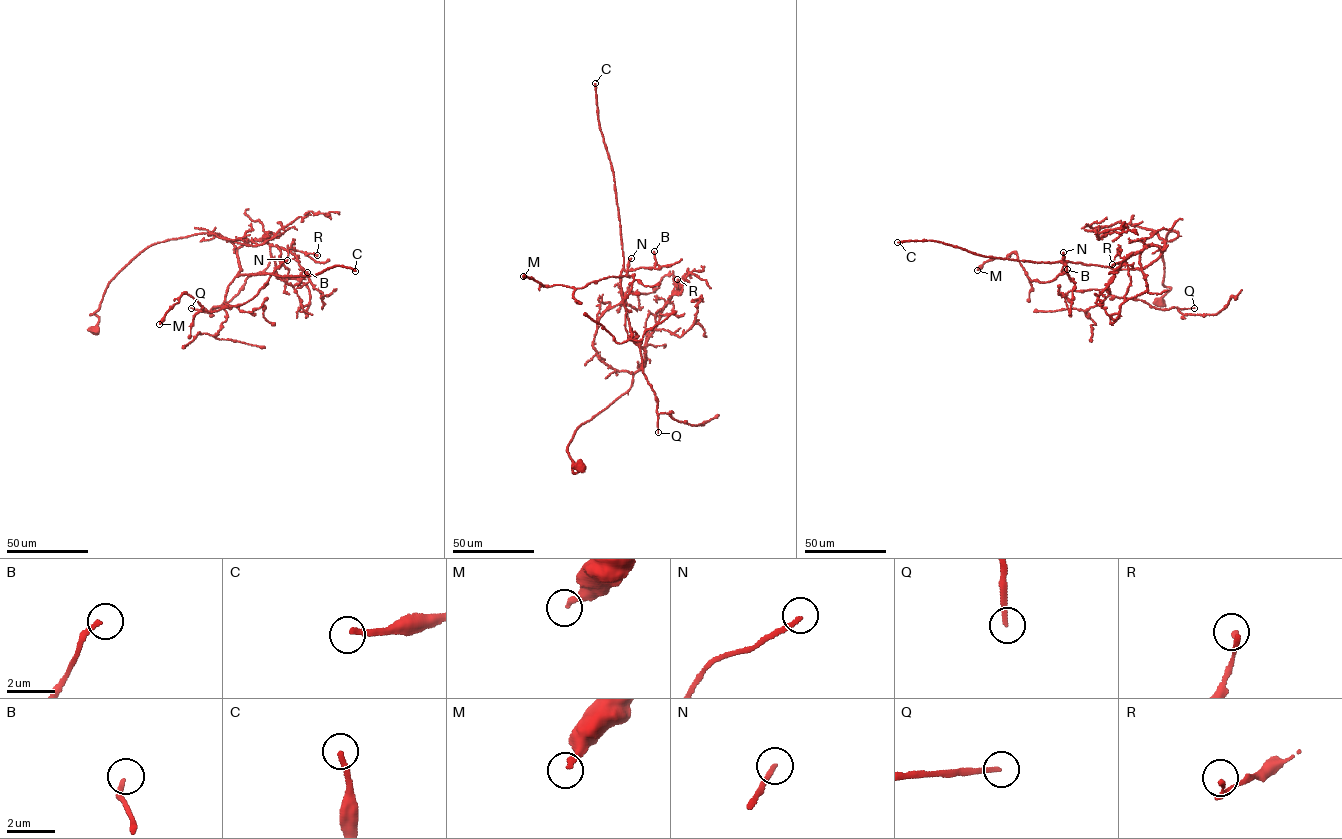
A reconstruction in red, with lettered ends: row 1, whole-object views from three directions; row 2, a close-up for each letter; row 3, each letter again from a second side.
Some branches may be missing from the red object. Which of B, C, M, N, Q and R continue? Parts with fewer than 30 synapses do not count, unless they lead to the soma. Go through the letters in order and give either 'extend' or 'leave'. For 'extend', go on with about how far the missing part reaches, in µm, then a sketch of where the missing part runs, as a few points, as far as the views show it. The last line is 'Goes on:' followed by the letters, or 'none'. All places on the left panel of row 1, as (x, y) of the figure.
B: leave
C: extend; about 300 µm are missing
M: leave
N: leave
Q: extend; about 140 µm are missing; missing branch runs (191, 308), (166, 296), (141, 291), (86, 315), (60, 315), (59, 311)
R: leave
Goes on: C, Q

